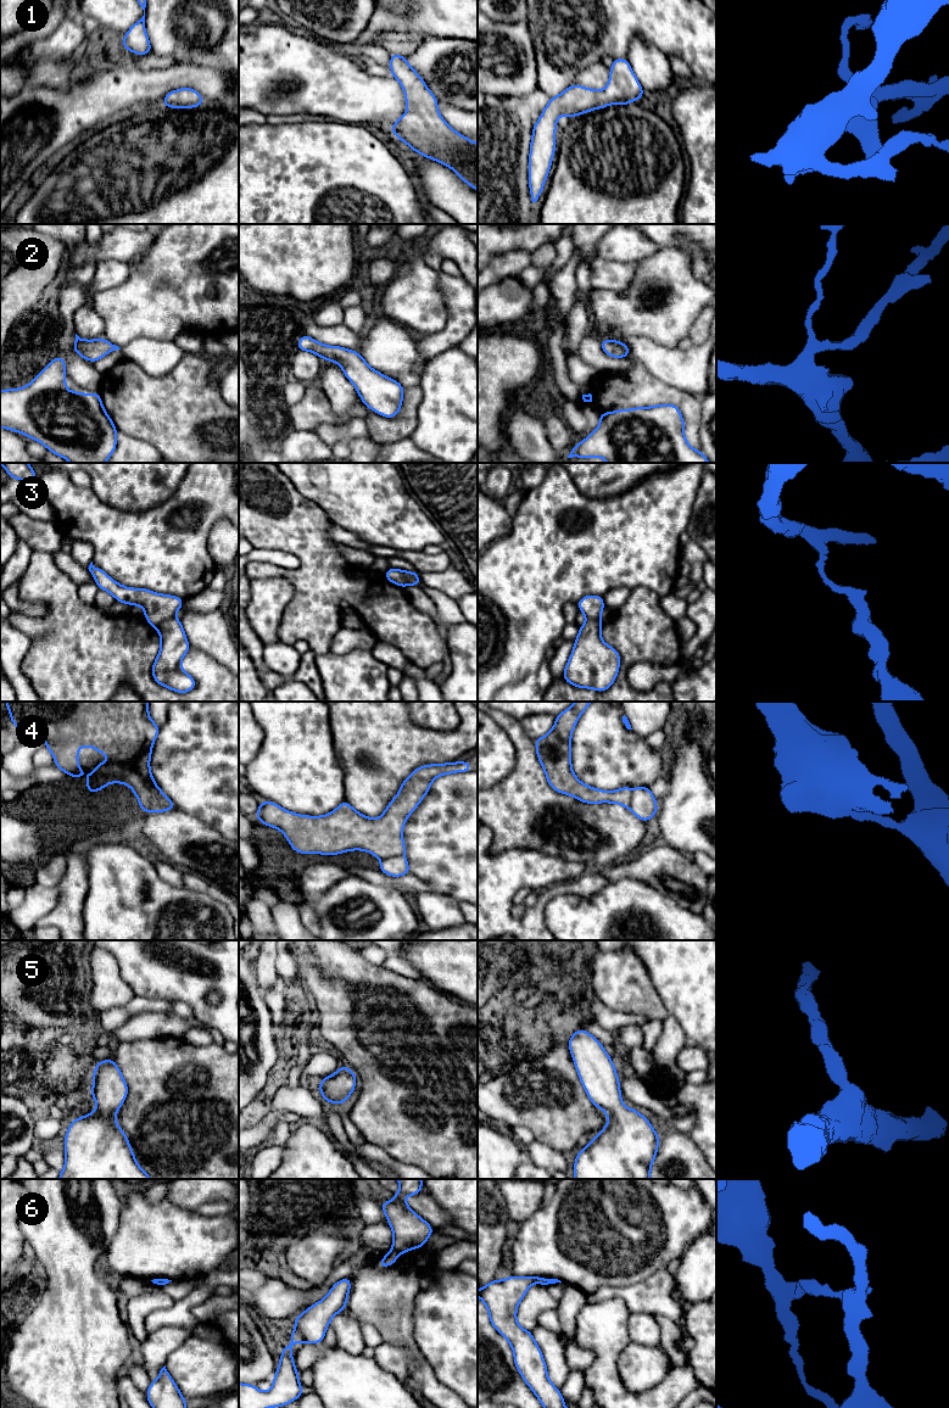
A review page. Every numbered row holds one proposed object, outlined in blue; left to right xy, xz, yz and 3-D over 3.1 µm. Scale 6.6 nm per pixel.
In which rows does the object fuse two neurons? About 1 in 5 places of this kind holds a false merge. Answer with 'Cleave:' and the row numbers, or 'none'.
Cleave: 3, 4, 6

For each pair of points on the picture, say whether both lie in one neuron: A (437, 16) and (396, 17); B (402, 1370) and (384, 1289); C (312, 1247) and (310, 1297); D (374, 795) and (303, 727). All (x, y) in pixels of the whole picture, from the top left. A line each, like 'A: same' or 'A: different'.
A: same
B: different
C: different
D: different

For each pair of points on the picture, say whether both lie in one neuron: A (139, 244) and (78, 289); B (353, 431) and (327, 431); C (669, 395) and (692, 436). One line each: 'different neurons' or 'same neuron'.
A: different neurons
B: same neuron
C: same neuron

